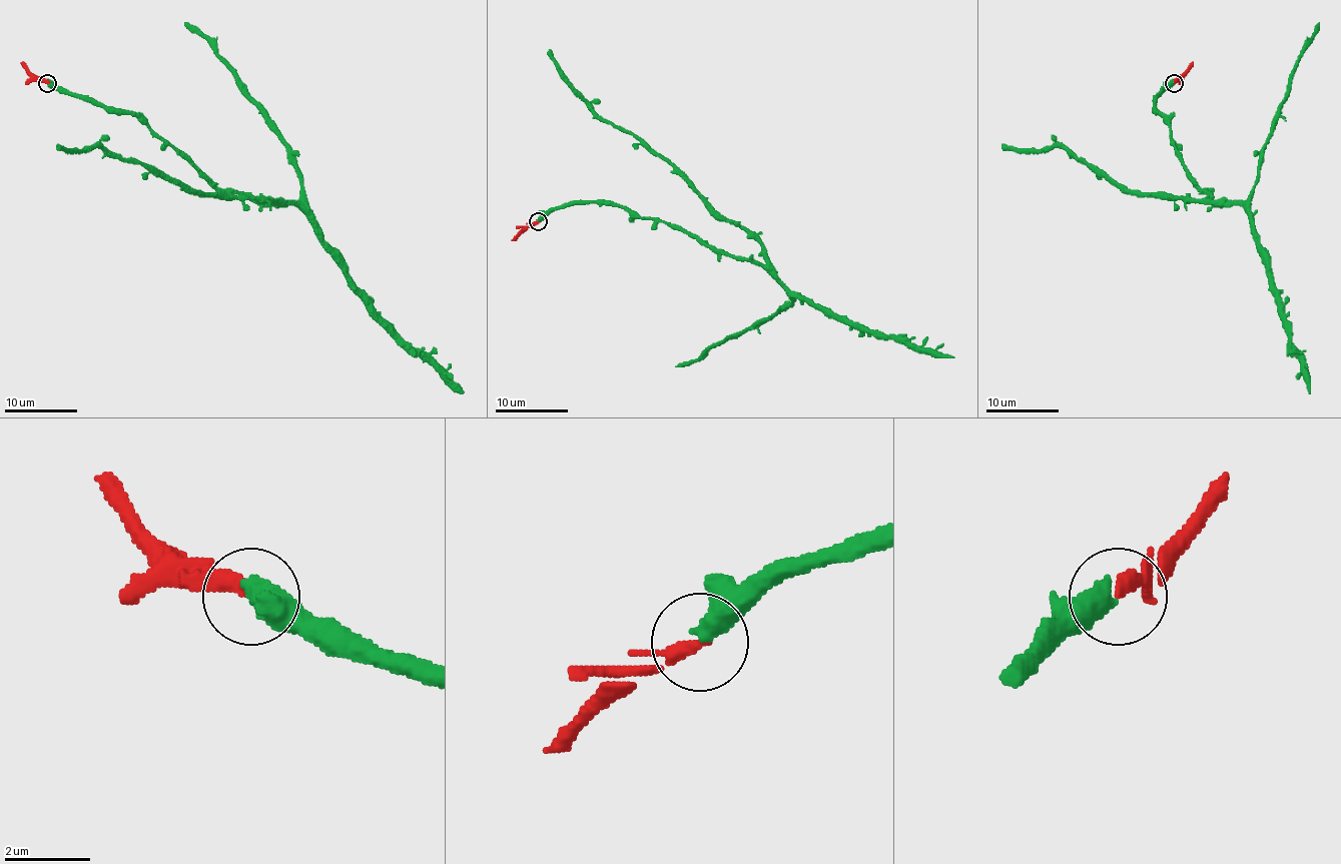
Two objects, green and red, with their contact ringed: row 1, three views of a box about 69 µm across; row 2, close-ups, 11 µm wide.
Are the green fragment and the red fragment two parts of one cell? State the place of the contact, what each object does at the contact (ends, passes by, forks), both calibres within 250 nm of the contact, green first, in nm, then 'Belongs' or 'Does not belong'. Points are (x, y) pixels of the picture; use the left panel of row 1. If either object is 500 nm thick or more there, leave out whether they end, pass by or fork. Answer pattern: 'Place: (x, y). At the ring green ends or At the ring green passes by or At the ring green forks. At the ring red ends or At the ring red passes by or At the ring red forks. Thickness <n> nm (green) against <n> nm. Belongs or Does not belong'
Place: (47, 83). Thickness 550 nm (green) against 260 nm. Belongs

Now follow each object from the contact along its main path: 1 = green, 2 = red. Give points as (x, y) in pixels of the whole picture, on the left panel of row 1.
1: (48, 82), (134, 111), (220, 188), (274, 203), (190, 194), (101, 146), (59, 144)
2: (48, 82), (37, 79), (20, 62)

